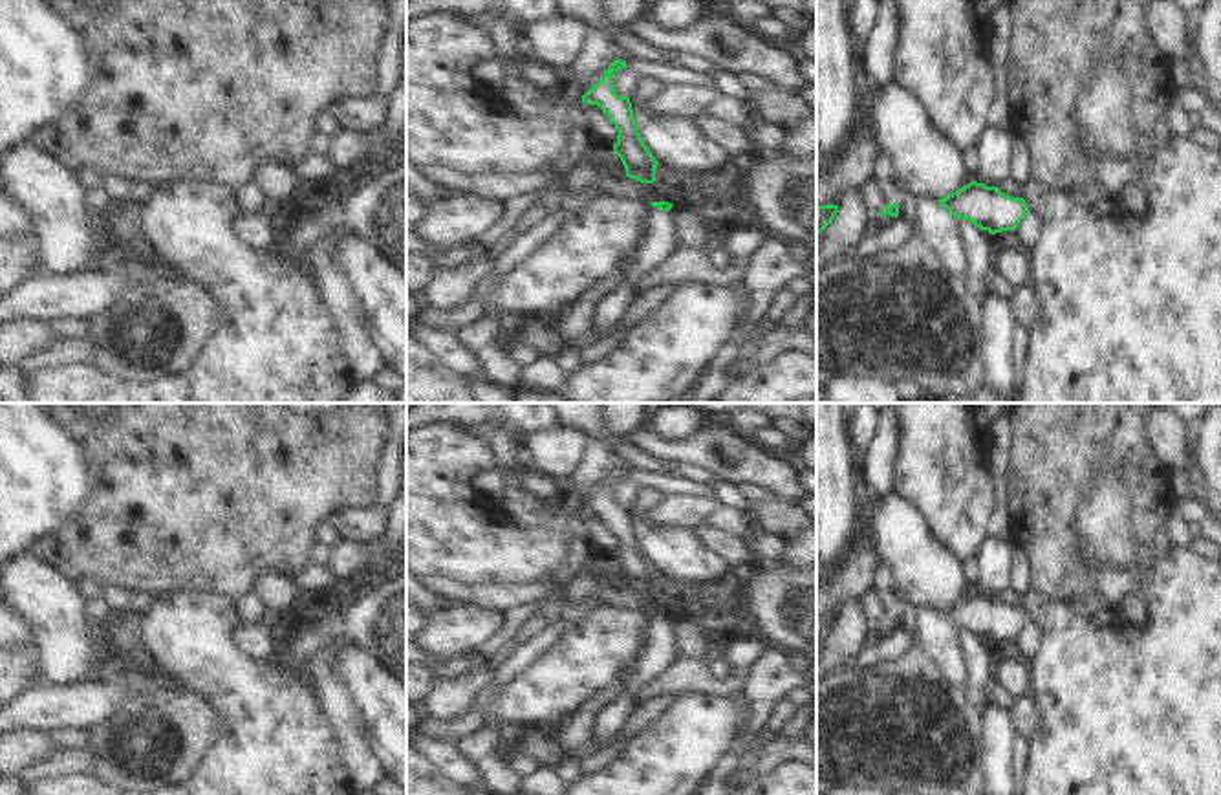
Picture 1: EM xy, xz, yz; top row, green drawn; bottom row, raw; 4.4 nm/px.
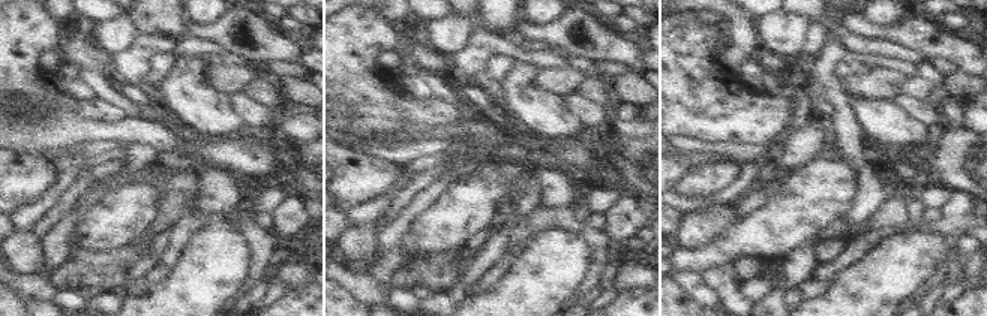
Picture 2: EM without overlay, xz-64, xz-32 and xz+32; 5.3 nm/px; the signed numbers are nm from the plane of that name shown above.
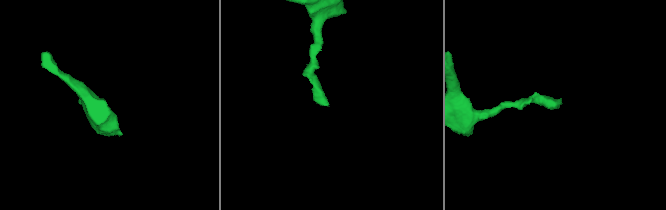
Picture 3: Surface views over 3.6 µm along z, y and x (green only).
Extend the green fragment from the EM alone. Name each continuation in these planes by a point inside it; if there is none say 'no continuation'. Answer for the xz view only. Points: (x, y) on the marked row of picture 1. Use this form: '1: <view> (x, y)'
1: xz (659, 242)

